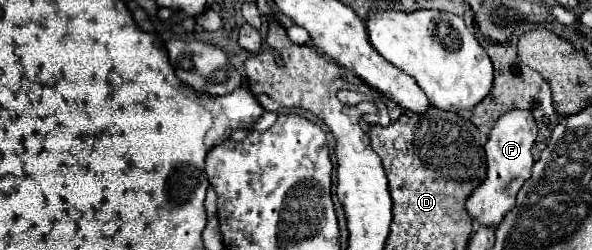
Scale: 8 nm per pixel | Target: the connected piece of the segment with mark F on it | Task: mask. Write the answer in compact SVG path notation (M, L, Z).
M510 110L496 120L484 146L488 164L486 178L466 200L466 214L472 218L472 222L484 228L498 228L504 222L506 214L516 206L518 190L532 176L532 146L536 142L536 136L538 126L528 110Z

